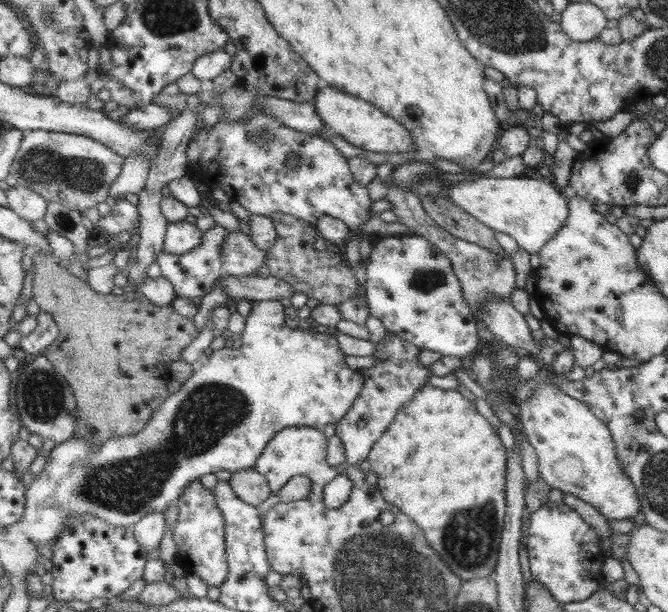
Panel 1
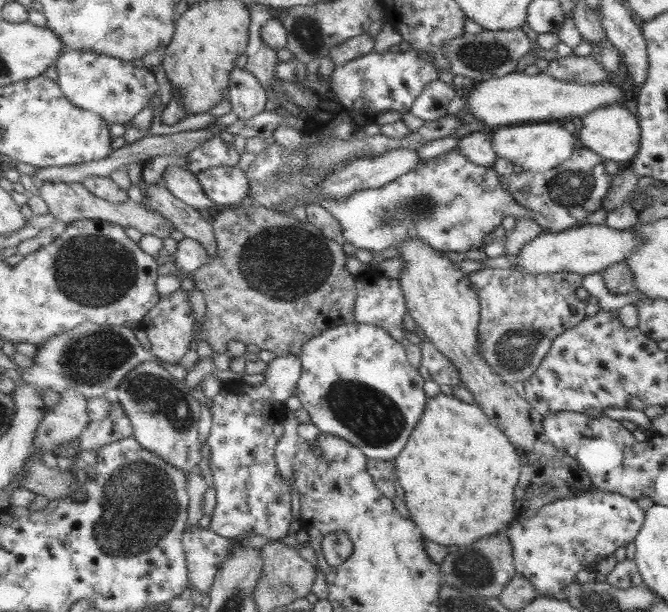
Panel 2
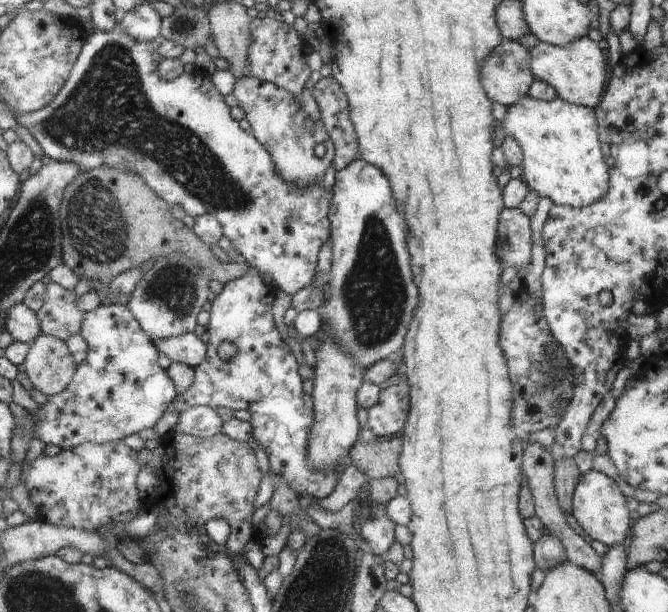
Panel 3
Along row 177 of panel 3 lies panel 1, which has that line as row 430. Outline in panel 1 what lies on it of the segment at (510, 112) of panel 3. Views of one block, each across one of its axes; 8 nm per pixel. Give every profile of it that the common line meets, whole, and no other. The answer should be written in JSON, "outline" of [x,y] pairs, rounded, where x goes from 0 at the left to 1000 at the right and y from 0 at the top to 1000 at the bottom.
{"outline":[[[820,626],[769,670],[783,711],[804,742],[807,778],[822,794],[873,817],[910,851],[946,850],[958,838],[954,807],[924,750],[915,706],[876,658],[843,642],[832,626]]]}

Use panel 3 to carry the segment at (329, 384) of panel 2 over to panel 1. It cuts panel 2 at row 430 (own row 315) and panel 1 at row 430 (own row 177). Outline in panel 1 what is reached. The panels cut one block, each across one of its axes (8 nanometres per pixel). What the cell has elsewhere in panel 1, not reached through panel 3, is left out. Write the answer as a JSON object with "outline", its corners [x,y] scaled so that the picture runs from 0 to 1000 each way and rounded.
{"outline":[[[579,541],[576,551],[561,562],[558,582],[573,592],[539,606],[548,614],[548,626],[540,637],[539,649],[516,676],[513,686],[501,694],[501,709],[513,717],[522,758],[537,760],[551,752],[558,727],[564,725],[573,706],[588,693],[600,667],[612,662],[621,644],[627,642],[627,636],[633,636],[641,627],[639,619],[645,616],[647,605],[644,598],[633,600],[624,595],[629,572],[627,565],[597,552],[584,541]]]}

